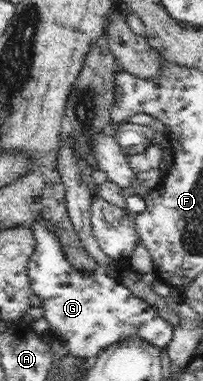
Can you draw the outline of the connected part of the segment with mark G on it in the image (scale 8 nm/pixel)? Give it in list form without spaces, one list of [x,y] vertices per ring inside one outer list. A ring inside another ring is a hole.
[[[38,217],[31,227],[35,238],[35,251],[30,257],[27,265],[27,276],[29,284],[34,294],[42,301],[44,317],[48,321],[50,333],[67,345],[69,353],[78,357],[86,357],[88,362],[98,357],[98,353],[112,343],[130,339],[130,337],[140,337],[144,341],[155,345],[158,348],[167,347],[172,341],[173,327],[156,310],[143,299],[134,295],[120,280],[112,278],[106,271],[98,273],[78,273],[72,268],[70,262],[65,257],[62,245],[56,232],[47,224],[43,217]]]

